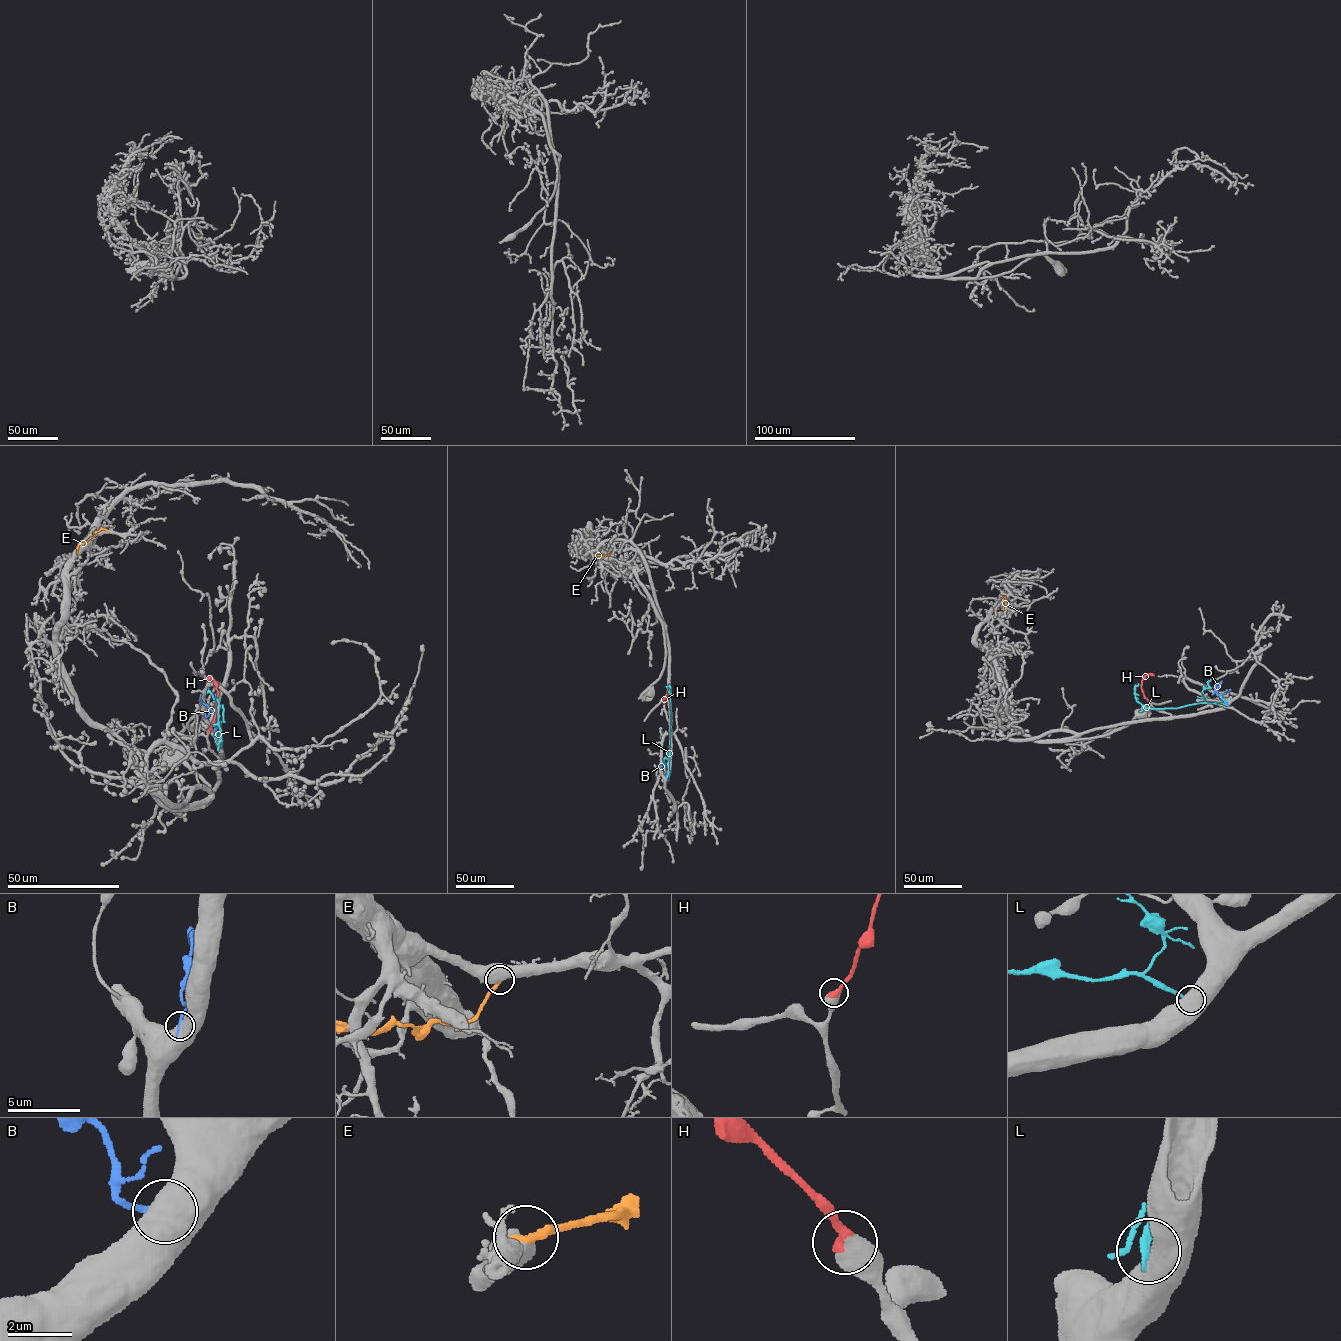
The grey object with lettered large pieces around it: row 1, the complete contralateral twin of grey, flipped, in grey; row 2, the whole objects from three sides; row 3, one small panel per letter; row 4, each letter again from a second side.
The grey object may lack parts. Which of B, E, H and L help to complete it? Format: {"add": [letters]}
{"add": ["H"]}

